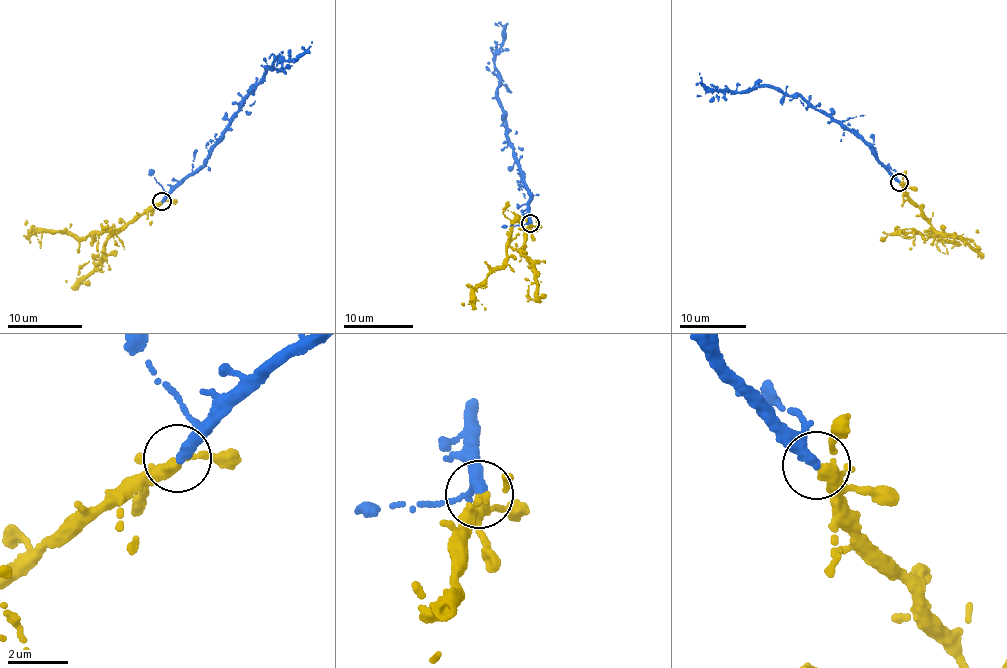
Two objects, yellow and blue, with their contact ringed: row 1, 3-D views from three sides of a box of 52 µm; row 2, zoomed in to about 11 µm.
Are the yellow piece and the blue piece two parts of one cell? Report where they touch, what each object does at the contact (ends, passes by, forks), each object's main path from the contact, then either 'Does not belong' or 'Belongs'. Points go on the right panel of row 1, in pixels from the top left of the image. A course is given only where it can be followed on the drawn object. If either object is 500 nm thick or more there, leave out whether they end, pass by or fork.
Place: (899, 182). At the ring yellow passes by. At the ring blue ends. Course of yellow: (899, 182), (912, 202), (921, 206), (932, 230), (925, 233), (950, 242), (953, 240), (948, 234). Course of blue: (899, 182), (850, 130), (799, 96), (758, 85), (749, 90), (719, 91), (704, 86), (700, 73). Belongs

